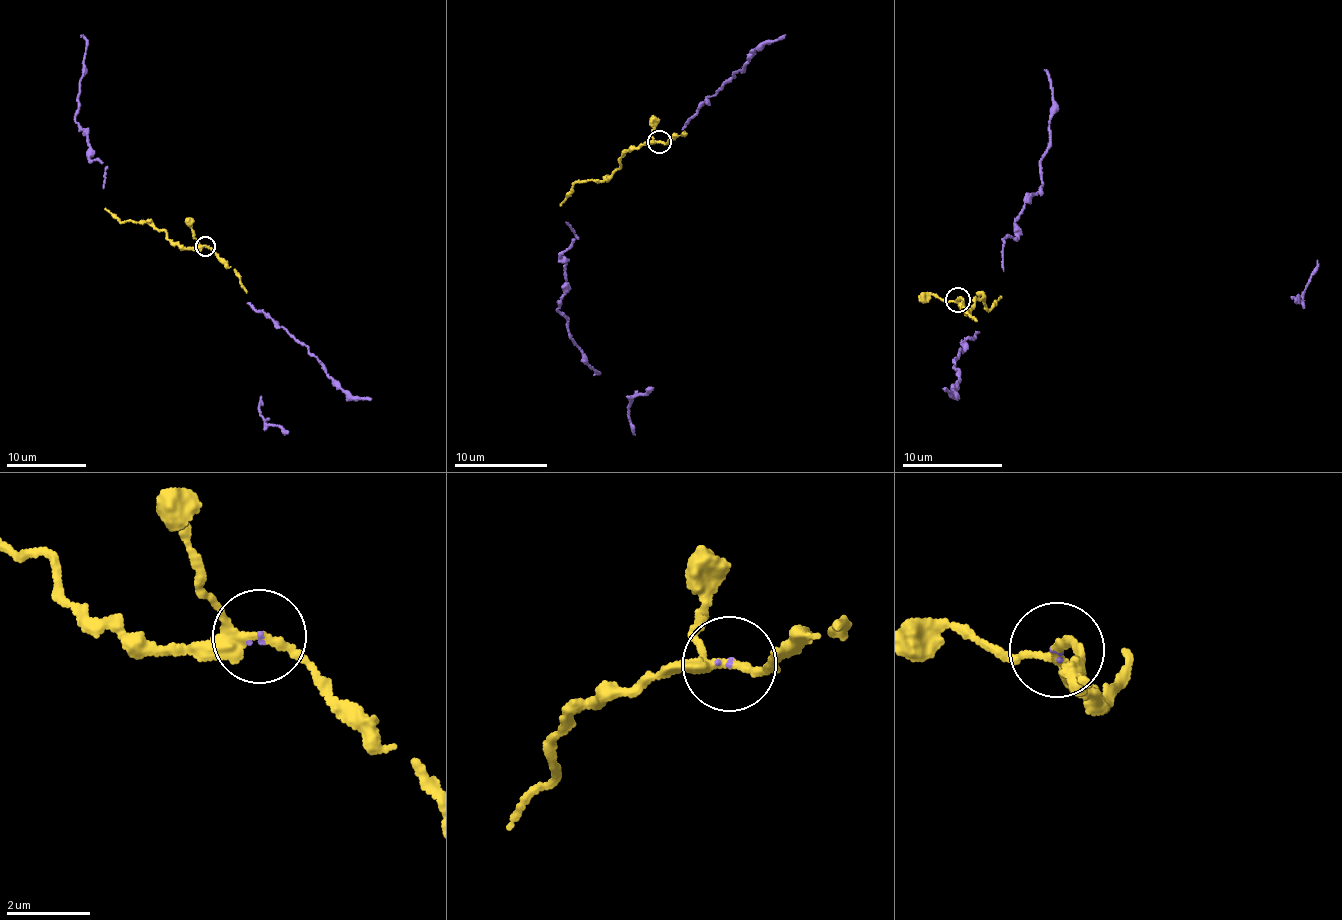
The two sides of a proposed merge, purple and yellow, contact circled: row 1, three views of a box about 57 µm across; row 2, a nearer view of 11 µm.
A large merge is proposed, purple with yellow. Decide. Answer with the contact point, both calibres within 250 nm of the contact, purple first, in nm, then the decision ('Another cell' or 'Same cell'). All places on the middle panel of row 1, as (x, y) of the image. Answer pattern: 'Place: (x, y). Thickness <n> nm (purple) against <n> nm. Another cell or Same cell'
Place: (659, 141). Thickness 60 nm (purple) against 200 nm. Same cell

